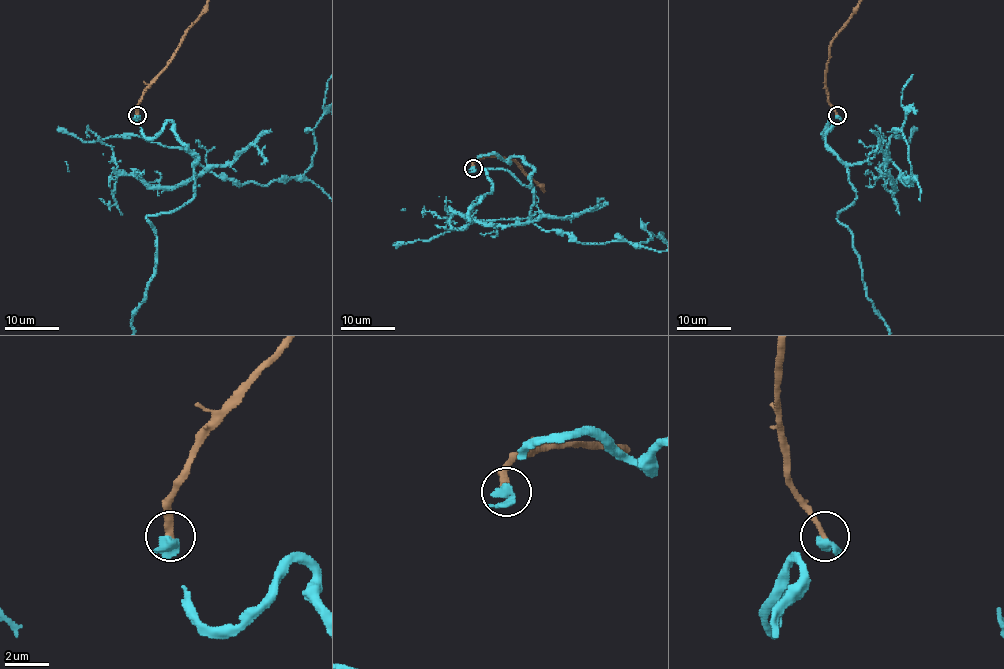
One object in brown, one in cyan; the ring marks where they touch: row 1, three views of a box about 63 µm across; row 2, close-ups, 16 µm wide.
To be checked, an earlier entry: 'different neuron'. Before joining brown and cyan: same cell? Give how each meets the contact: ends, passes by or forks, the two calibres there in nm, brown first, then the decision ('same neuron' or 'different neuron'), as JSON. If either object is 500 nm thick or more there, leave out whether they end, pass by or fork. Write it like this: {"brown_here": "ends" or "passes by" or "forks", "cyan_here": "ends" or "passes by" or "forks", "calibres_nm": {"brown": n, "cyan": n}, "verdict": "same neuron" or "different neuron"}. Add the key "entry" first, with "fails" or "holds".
{"entry": "holds", "brown_here": "ends", "cyan_here": "ends", "calibres_nm": {"brown": 280, "cyan": 460}, "verdict": "different neuron"}

